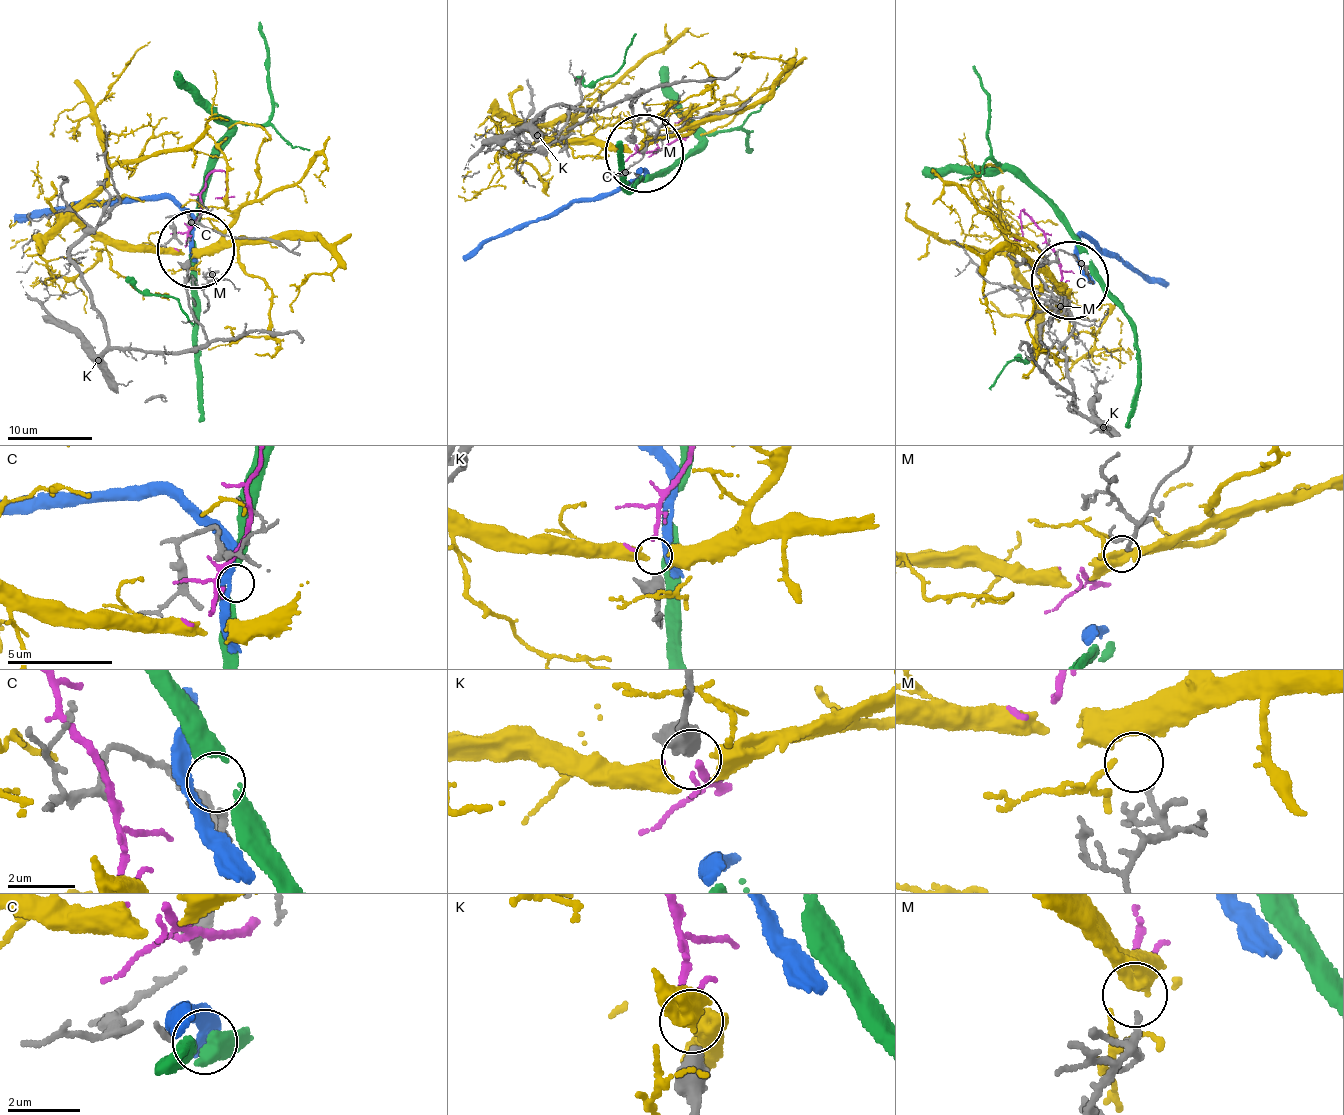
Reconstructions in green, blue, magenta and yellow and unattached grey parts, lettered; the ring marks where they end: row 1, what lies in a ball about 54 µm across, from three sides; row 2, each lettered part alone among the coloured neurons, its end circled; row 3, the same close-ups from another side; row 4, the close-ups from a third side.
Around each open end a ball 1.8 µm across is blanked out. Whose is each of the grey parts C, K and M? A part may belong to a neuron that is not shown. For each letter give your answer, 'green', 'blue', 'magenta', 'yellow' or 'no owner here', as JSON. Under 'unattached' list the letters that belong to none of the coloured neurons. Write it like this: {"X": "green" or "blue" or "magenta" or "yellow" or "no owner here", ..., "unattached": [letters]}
{"C": "no owner here", "K": "magenta", "M": "yellow", "unattached": ["C"]}

